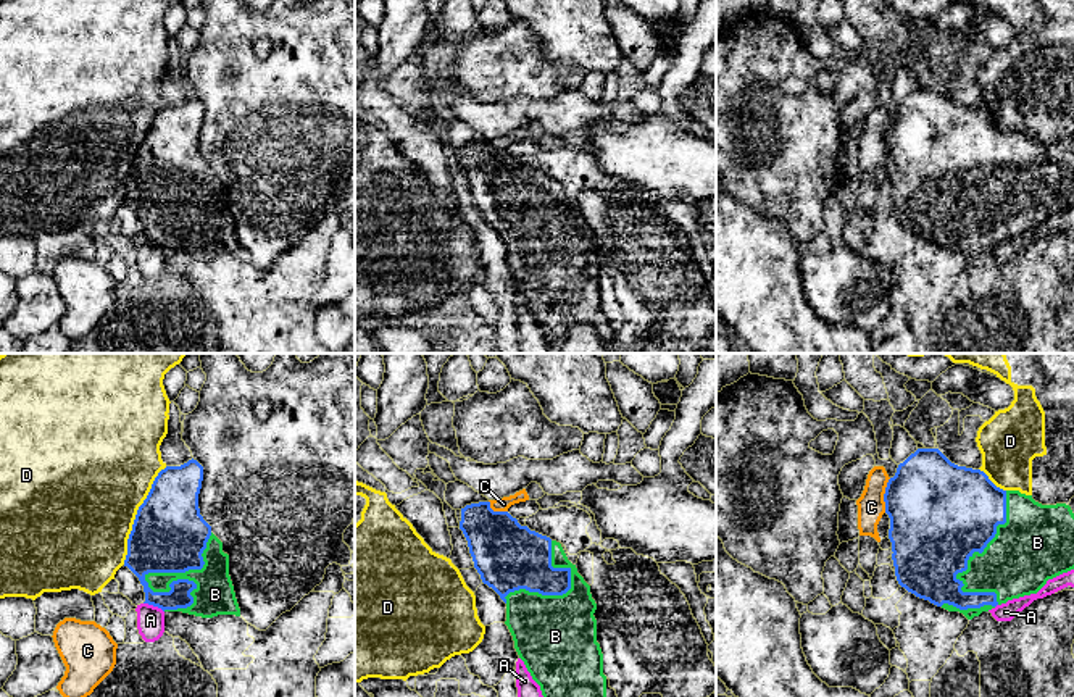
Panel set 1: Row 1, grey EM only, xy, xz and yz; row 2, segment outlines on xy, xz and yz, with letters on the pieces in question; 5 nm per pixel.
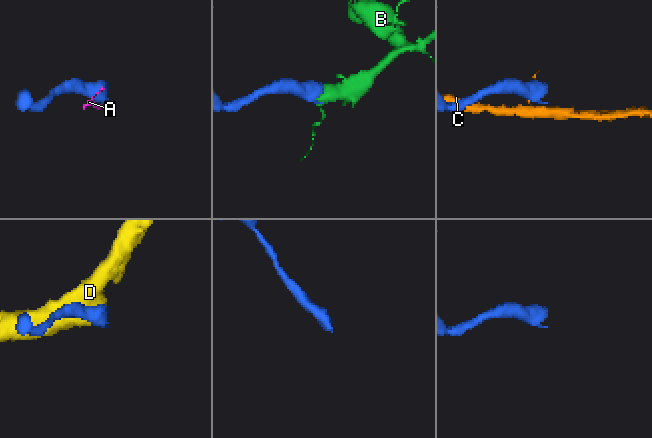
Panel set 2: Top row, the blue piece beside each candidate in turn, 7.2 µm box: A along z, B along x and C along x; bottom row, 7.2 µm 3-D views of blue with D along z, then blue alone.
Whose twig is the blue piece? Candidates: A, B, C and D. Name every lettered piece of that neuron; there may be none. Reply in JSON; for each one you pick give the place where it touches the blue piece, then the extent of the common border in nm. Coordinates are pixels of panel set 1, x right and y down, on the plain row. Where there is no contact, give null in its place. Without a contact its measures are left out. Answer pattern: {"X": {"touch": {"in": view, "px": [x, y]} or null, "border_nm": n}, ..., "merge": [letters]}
{"B": {"touch": {"in": "xy", "px": [147, 225]}, "border_nm": 460}, "merge": ["B"]}

